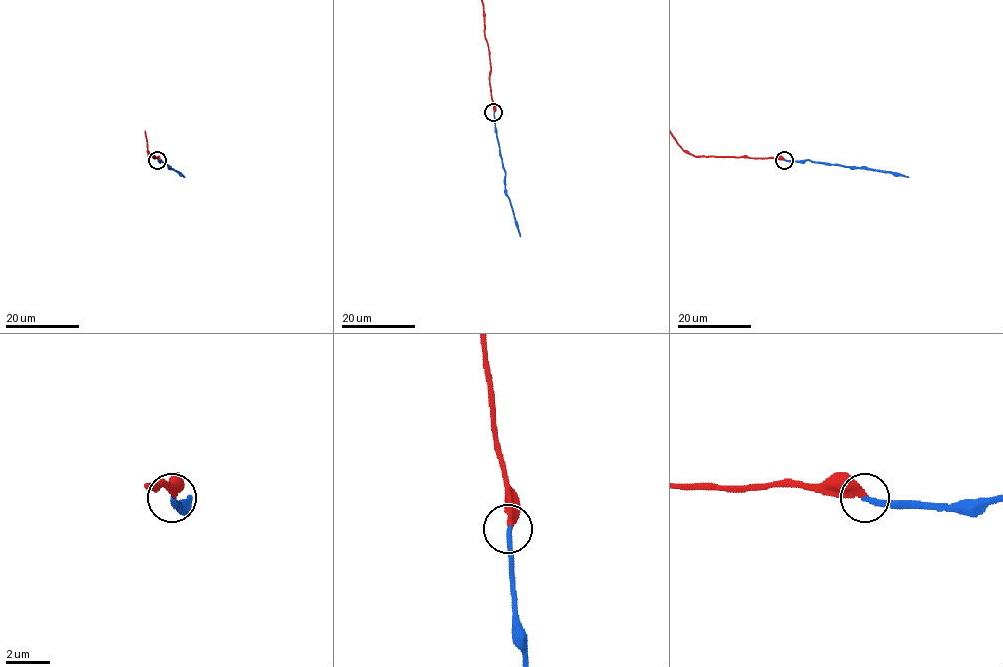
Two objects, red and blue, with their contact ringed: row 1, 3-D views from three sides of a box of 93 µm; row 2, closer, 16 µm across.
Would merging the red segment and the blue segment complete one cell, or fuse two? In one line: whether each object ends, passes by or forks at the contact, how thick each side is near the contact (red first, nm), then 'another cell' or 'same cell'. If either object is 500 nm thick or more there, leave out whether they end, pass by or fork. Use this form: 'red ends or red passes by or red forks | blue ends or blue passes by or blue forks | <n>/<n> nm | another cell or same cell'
red ends | blue ends | 400/260 nm | same cell

